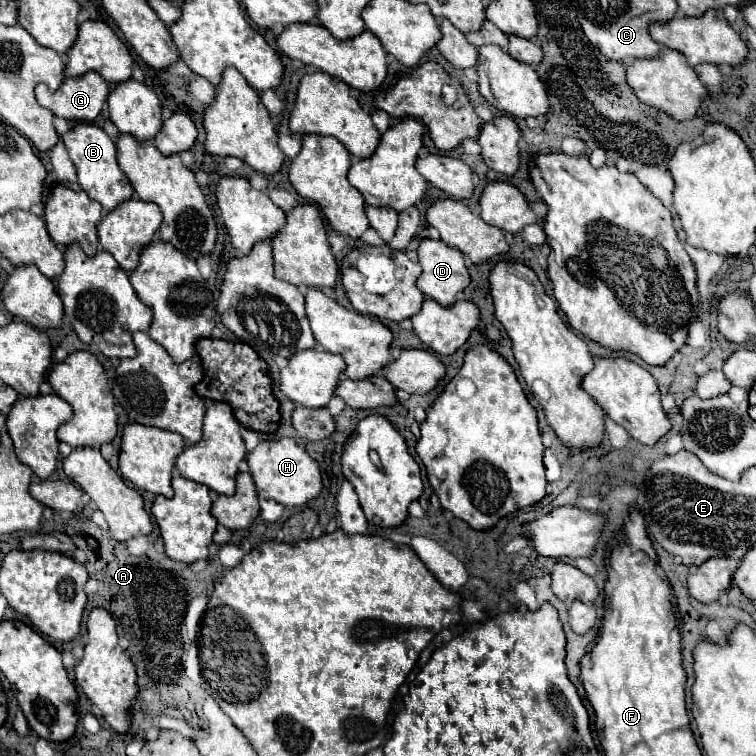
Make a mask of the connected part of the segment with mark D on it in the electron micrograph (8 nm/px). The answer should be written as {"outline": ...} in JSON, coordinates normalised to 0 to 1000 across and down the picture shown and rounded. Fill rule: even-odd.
{"outline":[[[558,316],[556,327],[553,327],[553,345],[558,351],[558,364],[550,372],[553,382],[563,393],[569,393],[585,403],[598,403],[622,374],[622,364],[619,364],[619,356],[614,351],[611,332],[590,324],[585,316]]]}

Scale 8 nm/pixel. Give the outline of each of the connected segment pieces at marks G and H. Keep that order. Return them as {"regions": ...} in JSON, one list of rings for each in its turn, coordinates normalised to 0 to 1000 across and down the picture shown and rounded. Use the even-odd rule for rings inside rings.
{"regions":[[[[116,94],[108,102],[87,102],[74,120],[66,120],[58,110],[48,112],[50,136],[87,160],[124,160],[140,128],[143,110],[127,94]]],[[[373,578],[368,583],[347,583],[336,597],[325,602],[325,610],[339,639],[341,657],[347,660],[362,660],[378,671],[399,671],[426,647],[421,612],[386,578]]]]}

